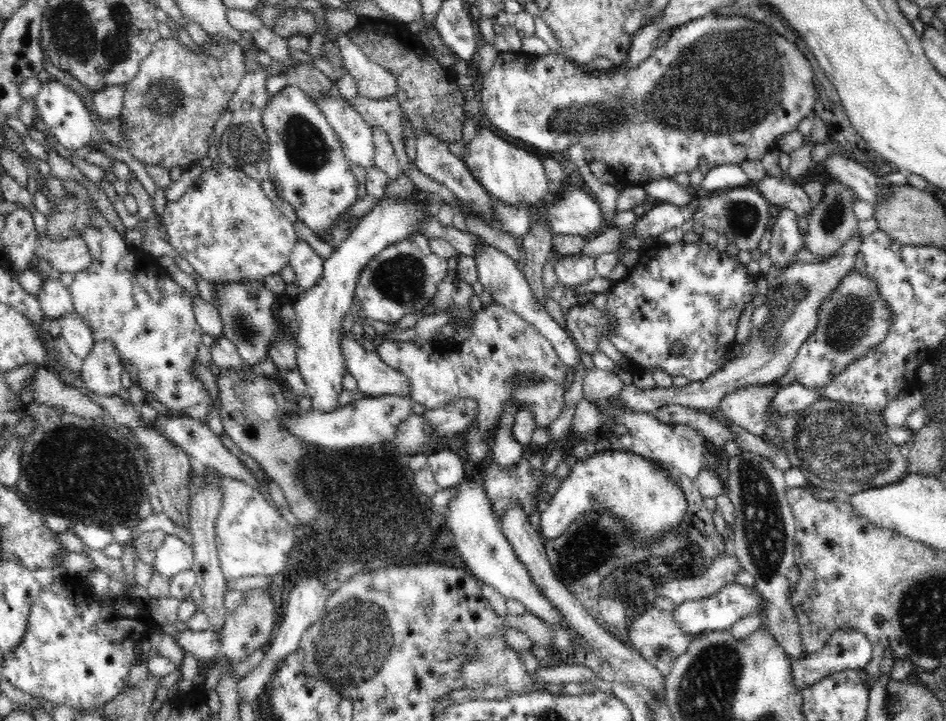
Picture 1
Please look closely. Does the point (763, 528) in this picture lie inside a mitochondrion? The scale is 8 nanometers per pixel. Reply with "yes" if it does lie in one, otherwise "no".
yes

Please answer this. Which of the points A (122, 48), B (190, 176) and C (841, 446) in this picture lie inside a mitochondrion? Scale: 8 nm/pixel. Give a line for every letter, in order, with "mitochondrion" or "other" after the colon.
A: mitochondrion
B: other
C: mitochondrion

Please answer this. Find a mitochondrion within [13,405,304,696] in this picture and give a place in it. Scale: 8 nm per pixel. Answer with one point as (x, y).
(116, 491)

